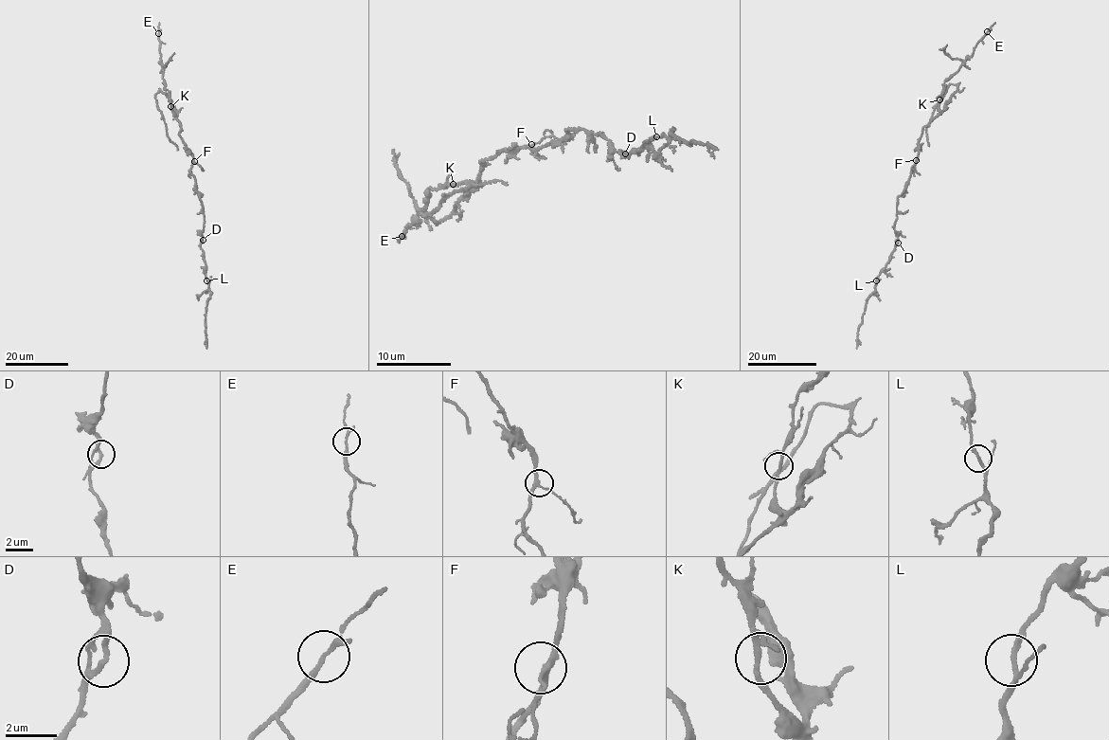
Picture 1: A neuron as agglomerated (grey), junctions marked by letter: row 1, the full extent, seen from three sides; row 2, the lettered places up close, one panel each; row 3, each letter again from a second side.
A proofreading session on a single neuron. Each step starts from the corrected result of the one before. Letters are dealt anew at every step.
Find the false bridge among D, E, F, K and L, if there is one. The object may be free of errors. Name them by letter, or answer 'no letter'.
no letter

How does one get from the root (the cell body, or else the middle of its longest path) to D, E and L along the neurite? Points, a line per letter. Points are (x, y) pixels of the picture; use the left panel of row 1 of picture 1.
D: (194, 180), (204, 207), (203, 240)
E: (194, 180), (190, 171), (192, 154), (180, 135), (179, 122), (164, 88), (159, 33)
L: (194, 180), (204, 207), (201, 247), (206, 280)

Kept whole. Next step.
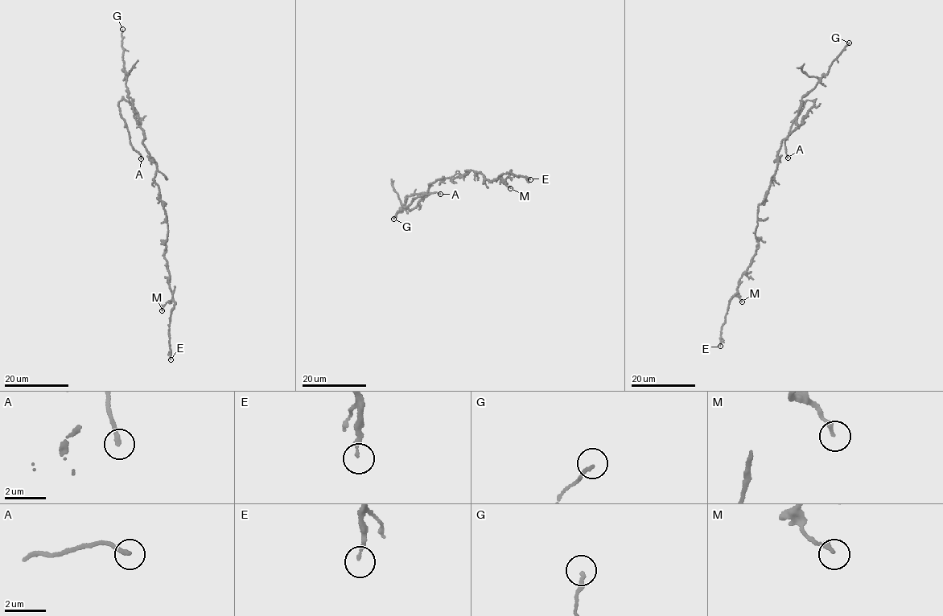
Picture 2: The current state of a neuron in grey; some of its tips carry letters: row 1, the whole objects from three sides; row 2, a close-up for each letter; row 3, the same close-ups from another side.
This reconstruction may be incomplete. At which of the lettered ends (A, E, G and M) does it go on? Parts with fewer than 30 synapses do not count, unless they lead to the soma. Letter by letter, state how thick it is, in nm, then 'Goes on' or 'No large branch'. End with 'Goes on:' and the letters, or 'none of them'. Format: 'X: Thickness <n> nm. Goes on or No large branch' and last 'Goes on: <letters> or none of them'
A: Thickness 220 nm. Goes on
E: Thickness 150 nm. No large branch
G: Thickness 150 nm. No large branch
M: Thickness 190 nm. No large branch
Goes on: A

